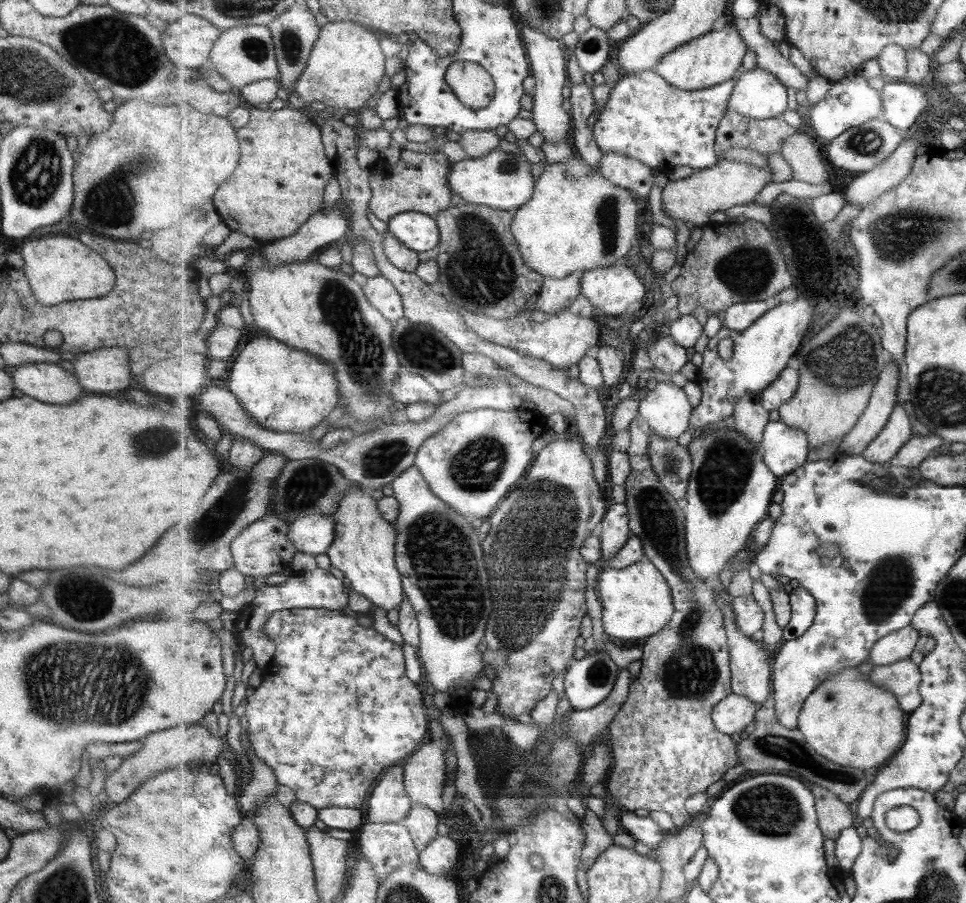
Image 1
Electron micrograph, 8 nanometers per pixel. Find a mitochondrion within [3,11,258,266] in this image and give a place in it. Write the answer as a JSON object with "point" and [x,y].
{"point":[37,172]}

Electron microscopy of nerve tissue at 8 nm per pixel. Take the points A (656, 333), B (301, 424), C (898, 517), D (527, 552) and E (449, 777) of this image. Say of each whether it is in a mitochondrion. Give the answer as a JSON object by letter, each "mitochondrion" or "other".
{"A":"other","B":"other","C":"other","D":"mitochondrion","E":"other"}

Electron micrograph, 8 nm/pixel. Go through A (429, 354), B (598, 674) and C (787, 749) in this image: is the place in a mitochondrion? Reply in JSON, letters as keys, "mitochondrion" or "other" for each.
{"A":"mitochondrion","B":"mitochondrion","C":"mitochondrion"}

